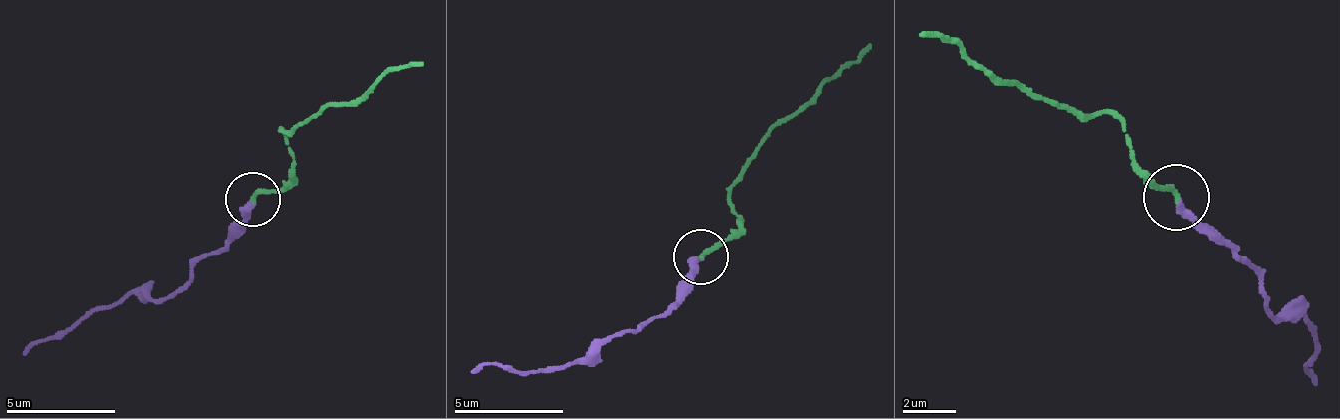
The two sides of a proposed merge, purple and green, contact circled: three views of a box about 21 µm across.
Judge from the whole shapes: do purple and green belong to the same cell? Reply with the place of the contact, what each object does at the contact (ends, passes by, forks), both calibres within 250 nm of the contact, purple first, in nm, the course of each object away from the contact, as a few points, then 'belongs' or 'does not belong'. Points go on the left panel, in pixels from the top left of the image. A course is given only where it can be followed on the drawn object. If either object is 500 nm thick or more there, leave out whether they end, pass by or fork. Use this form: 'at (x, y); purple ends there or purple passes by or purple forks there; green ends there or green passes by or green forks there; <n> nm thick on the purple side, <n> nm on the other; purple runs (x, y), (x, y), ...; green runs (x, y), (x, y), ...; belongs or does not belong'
at (253, 199); purple ends there; green ends there; 320 nm thick on the purple side, 200 nm on the other; purple runs (251, 198), (240, 225), (169, 296), (92, 307), (21, 356); green runs (251, 198), (295, 170), (284, 132), (328, 104), (355, 104), (394, 72), (421, 66); belongs

